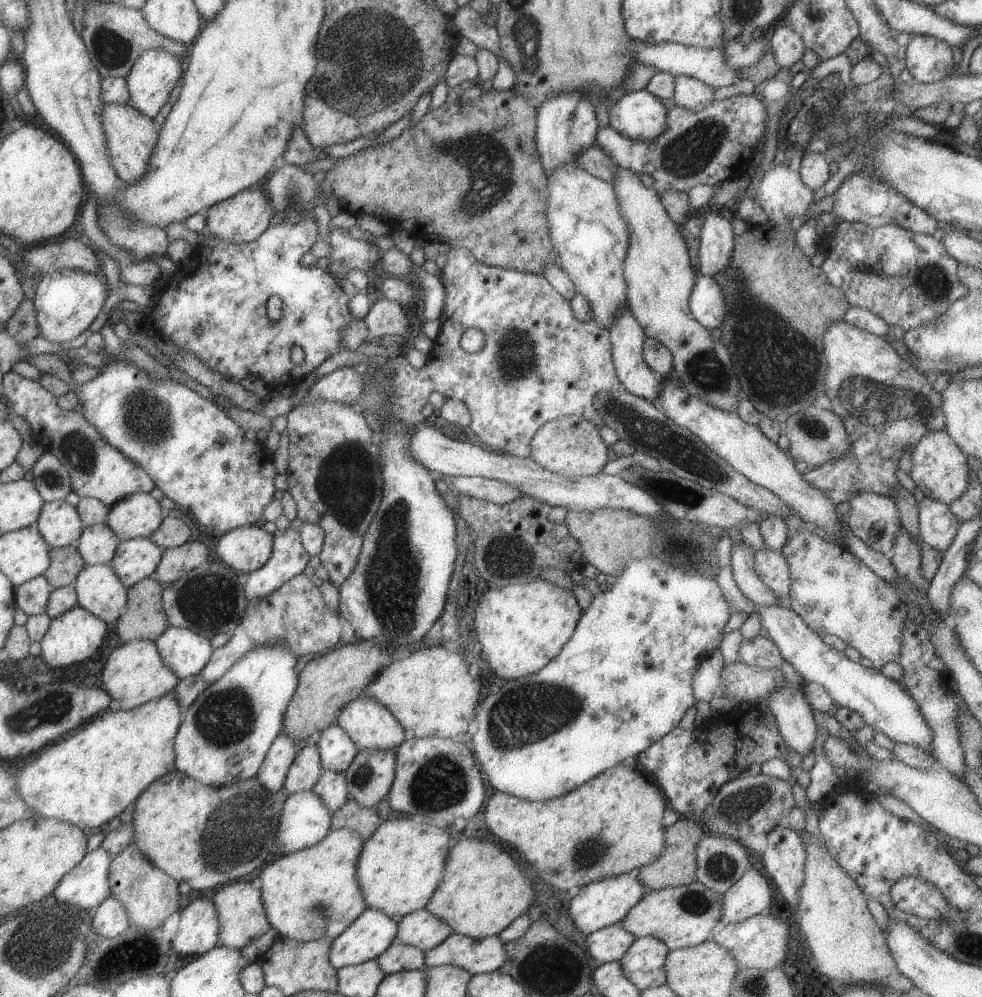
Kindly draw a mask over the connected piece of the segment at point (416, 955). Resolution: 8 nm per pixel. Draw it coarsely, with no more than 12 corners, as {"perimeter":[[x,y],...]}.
{"perimeter":[[393,942],[379,958],[387,974],[419,970],[425,952]]}

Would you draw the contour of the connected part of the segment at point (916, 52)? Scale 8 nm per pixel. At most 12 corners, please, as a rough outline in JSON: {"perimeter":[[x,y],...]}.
{"perimeter":[[933,36],[905,46],[909,74],[919,84],[955,76],[951,46]]}

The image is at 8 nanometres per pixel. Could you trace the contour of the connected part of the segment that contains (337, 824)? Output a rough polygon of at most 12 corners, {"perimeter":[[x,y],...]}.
{"perimeter":[[353,800],[331,816],[331,832],[349,828],[363,842],[379,828],[375,808]]}

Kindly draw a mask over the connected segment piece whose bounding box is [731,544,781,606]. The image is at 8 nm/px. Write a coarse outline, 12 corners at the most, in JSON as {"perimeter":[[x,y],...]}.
{"perimeter":[[731,550],[737,588],[755,606],[779,606],[781,598],[755,572],[755,552]]}

